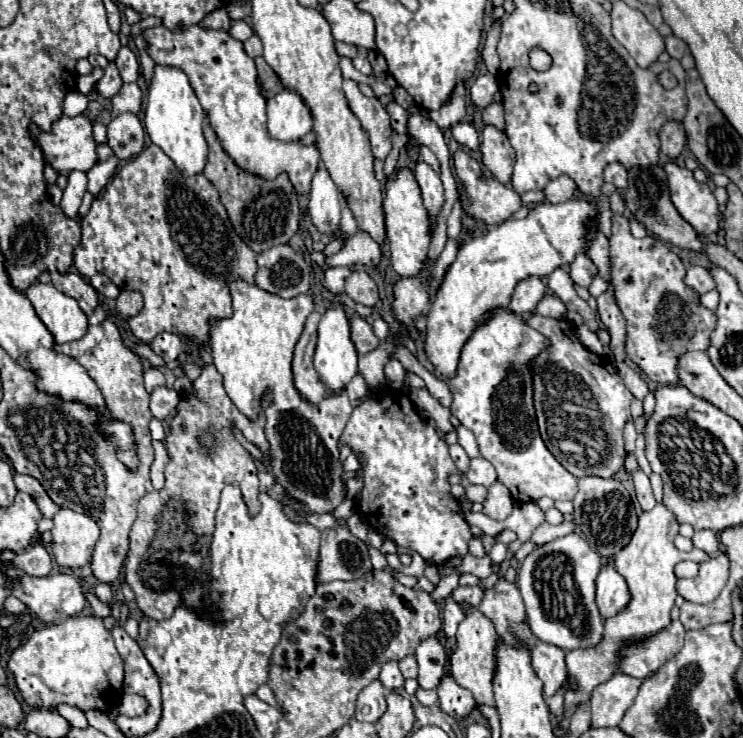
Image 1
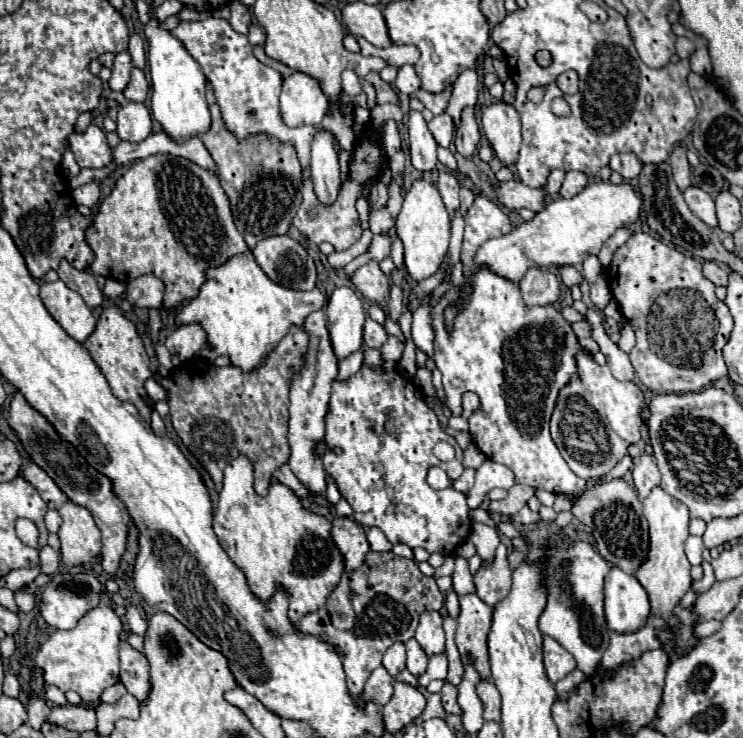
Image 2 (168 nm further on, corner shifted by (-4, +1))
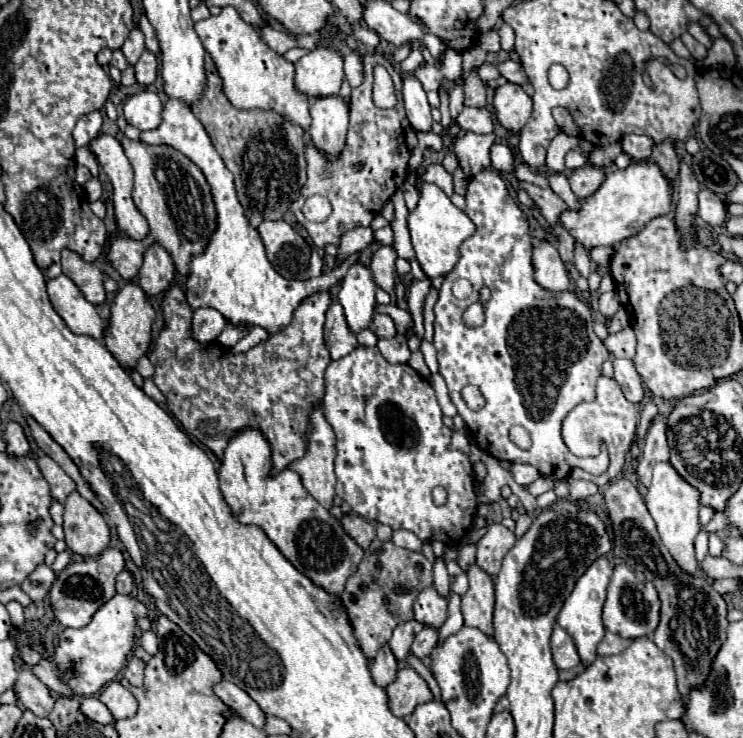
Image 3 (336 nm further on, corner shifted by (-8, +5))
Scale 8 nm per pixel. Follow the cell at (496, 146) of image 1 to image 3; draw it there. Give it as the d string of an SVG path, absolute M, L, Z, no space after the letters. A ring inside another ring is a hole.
M506 82L504 86L496 88L494 114L506 130L520 132L532 114L532 98L522 86Z

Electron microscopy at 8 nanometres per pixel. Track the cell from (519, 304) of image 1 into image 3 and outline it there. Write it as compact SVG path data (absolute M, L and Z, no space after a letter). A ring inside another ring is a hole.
M548 240L536 242L532 262L534 262L536 282L542 288L548 288L554 292L568 290L568 286L570 286L568 270L566 270L566 264L562 262L558 250L554 248L554 244L550 244Z

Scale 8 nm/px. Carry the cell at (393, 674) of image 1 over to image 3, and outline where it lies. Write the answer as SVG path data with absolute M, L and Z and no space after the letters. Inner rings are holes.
M416 620L398 624L398 626L394 628L394 634L392 634L392 638L390 638L388 644L390 644L390 648L392 648L392 652L394 652L394 656L396 656L398 660L404 660L404 658L406 658L410 646L412 646L412 642L414 642L416 632L420 632L420 630L422 630L422 624L416 622Z

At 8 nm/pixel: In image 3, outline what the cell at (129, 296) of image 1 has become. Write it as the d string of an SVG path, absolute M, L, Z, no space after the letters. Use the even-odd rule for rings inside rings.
M158 242L150 244L144 252L144 264L138 274L142 290L154 298L174 282L174 272L172 256Z

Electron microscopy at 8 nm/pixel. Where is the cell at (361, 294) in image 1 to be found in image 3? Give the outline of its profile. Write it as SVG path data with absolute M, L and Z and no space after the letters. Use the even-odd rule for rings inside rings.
M380 246L374 256L372 256L372 262L370 262L370 268L372 268L372 274L374 274L374 280L380 288L384 288L388 294L392 294L394 290L394 280L396 280L396 262L398 254L392 246Z

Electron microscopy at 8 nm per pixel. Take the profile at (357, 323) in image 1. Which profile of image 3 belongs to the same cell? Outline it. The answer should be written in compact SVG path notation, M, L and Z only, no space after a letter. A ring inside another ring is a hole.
M374 314L374 320L370 322L370 330L378 338L392 338L396 334L394 320L390 316L386 316L386 314Z

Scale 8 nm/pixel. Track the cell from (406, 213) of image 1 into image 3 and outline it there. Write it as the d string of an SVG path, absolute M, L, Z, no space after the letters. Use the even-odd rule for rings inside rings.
M436 184L422 186L420 202L408 216L408 228L412 246L416 250L416 260L420 262L428 278L446 276L448 272L452 272L456 262L460 260L460 244L476 232L474 222L460 208L456 208Z

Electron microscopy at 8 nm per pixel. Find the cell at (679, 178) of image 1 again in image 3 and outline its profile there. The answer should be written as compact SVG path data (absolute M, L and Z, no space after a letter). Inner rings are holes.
M700 190L700 208L698 208L698 216L710 224L710 226L722 226L726 220L726 204L708 190Z

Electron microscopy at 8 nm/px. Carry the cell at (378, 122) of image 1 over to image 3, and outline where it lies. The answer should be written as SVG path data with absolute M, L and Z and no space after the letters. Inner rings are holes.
M350 52L344 56L344 72L350 86L356 88L356 84L360 84L362 80L362 58L358 52Z

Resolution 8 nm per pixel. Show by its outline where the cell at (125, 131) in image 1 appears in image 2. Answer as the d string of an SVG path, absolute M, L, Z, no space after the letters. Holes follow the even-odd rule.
M128 102L126 106L120 108L116 124L118 124L116 132L120 140L126 140L126 142L142 142L148 138L152 130L152 118L148 108L136 102Z

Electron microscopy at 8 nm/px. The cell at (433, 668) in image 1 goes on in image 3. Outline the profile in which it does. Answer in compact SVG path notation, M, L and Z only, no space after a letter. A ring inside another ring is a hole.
M434 586L424 588L414 602L414 618L422 624L440 628L446 620L446 604L448 600L436 592Z

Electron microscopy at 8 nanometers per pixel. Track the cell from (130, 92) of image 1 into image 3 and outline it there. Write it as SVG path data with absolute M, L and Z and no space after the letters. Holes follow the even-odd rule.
M146 50L140 56L140 60L136 62L134 70L136 70L138 84L140 86L150 86L156 80L156 74L158 74L158 58L150 50Z

